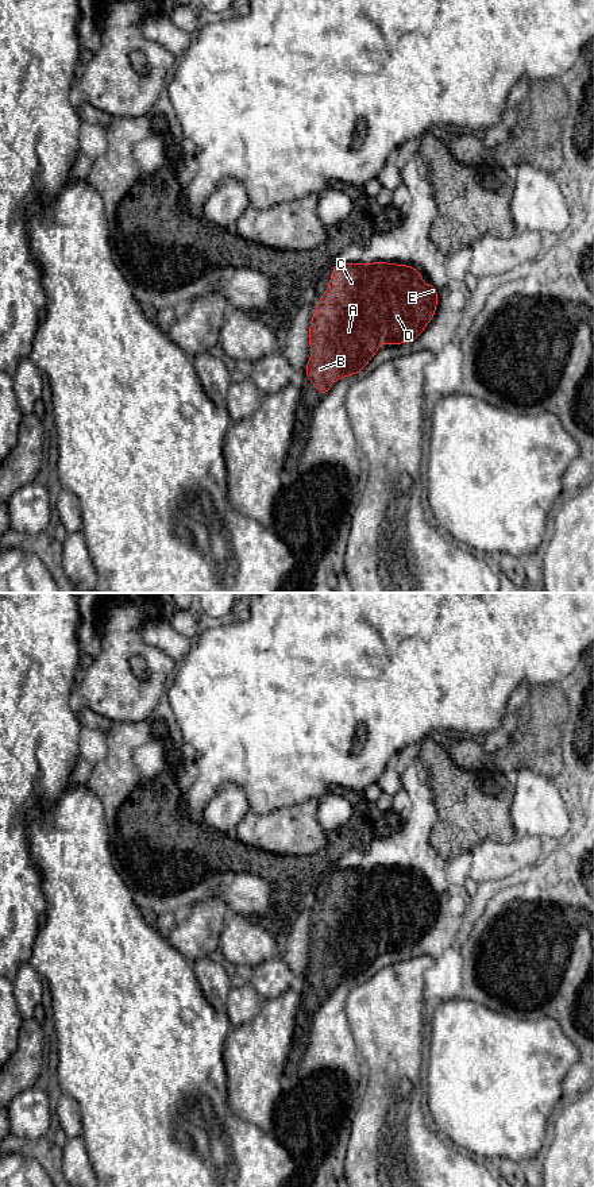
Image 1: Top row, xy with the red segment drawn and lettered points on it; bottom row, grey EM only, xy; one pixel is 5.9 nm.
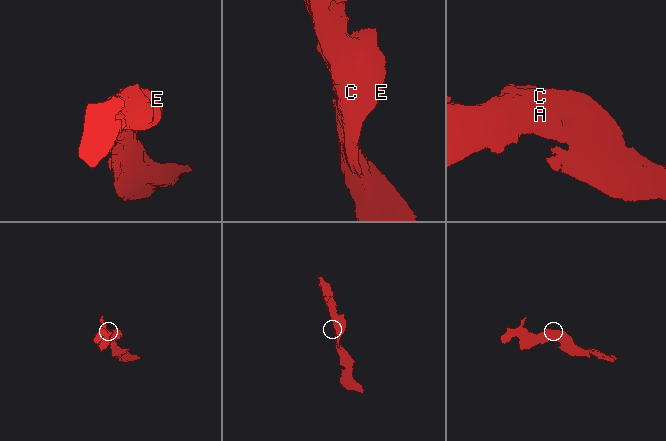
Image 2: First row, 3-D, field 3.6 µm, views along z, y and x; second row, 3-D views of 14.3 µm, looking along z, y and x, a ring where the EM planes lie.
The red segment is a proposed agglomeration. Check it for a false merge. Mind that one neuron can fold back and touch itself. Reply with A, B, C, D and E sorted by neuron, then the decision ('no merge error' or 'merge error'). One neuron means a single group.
A B C D E | no merge error

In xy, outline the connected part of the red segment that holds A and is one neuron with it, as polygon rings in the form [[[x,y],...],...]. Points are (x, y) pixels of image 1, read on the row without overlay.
[[[386,867],[375,868],[339,868],[332,872],[329,891],[319,905],[309,932],[309,951],[312,959],[306,970],[306,980],[320,999],[331,994],[332,986],[339,986],[350,979],[358,979],[378,956],[382,947],[389,951],[414,945],[433,924],[437,909],[437,897],[429,886],[425,893],[420,876],[408,870]]]

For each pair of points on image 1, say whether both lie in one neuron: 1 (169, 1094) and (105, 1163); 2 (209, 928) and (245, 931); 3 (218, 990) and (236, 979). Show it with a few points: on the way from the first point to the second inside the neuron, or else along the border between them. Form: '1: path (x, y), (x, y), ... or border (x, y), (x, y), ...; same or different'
1: path (154, 1112), (123, 1145); same
2: border (230, 913), (220, 935), (220, 947), (216, 956); different
3: border (219, 959), (227, 971), (230, 989); different

